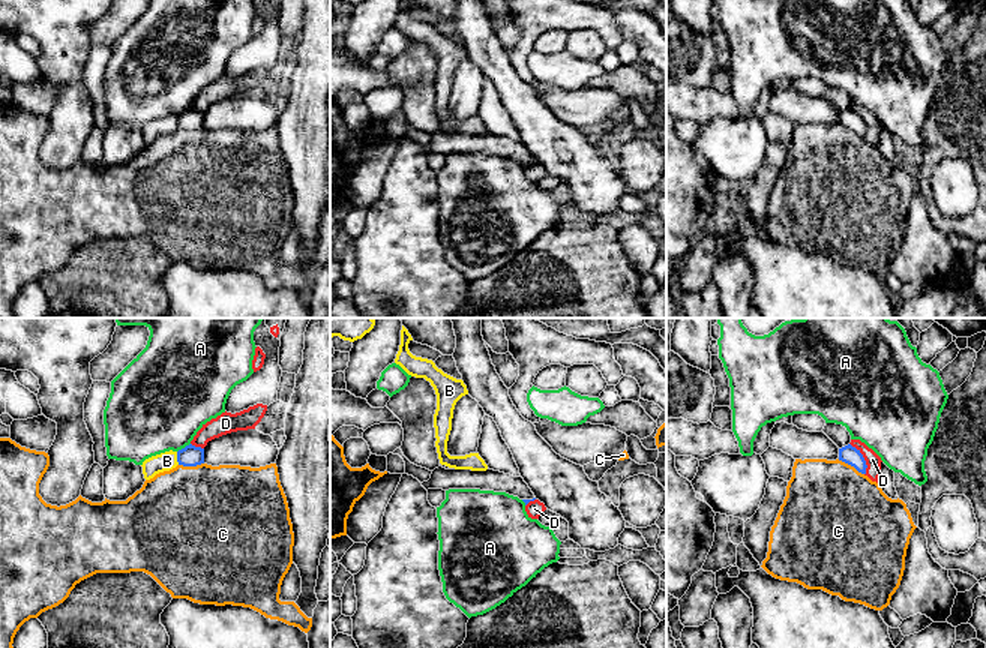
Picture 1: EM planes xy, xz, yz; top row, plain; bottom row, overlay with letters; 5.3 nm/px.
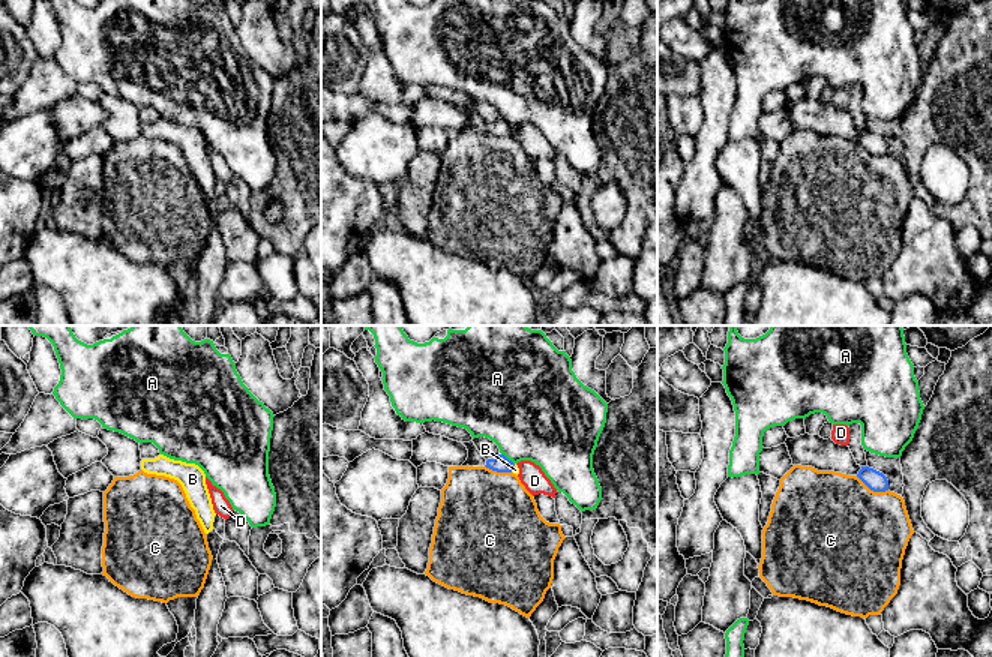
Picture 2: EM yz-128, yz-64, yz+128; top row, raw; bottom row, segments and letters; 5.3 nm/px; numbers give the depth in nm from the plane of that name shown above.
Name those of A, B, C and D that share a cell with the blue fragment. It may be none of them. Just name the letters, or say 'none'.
none

